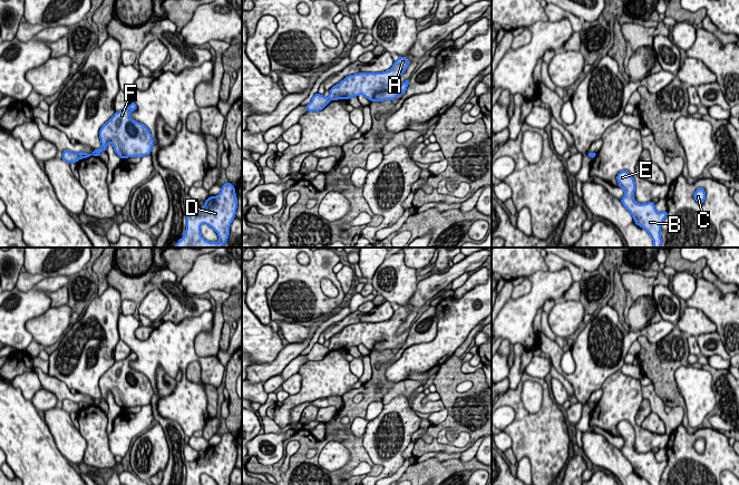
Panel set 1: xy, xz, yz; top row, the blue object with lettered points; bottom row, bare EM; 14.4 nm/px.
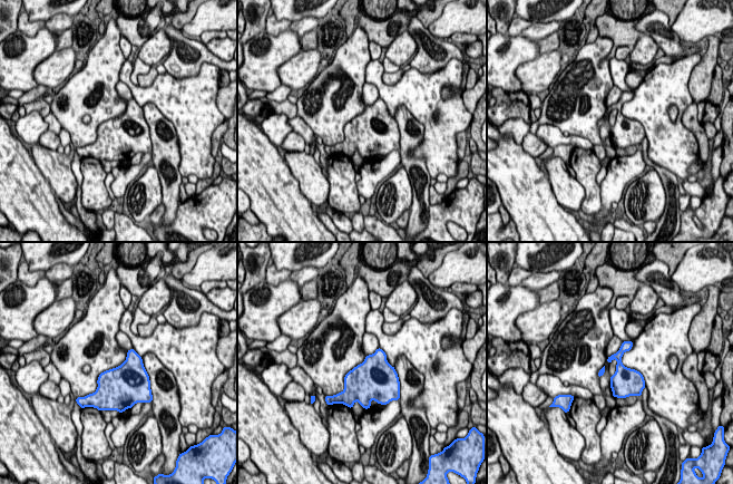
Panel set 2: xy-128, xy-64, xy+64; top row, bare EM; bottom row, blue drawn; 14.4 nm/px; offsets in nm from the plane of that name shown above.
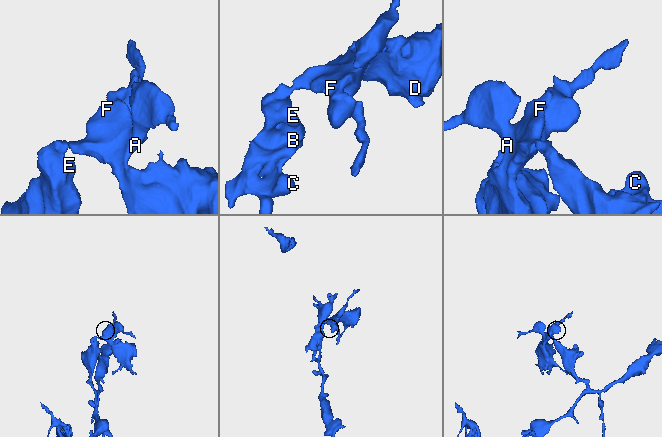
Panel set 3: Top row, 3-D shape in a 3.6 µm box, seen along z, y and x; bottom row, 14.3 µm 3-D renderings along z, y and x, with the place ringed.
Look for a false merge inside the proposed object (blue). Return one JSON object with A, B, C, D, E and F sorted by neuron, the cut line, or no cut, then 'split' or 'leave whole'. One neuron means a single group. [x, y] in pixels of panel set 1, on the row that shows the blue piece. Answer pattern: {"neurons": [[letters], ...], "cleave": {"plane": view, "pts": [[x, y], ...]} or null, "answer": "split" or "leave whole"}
{"neurons": [["A", "D", "F"], ["B", "C", "E"]], "cleave": {"plane": "xy", "pts": [[77, 153], [79, 157]]}, "answer": "split"}

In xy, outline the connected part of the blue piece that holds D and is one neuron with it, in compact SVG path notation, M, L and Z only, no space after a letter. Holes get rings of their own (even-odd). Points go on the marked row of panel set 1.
M231 182L222 185L216 196L210 196L203 208L186 212L185 234L174 248L222 248L230 235L230 226L235 219L237 196ZM201 225L212 227L218 236L217 242L210 242L202 236Z

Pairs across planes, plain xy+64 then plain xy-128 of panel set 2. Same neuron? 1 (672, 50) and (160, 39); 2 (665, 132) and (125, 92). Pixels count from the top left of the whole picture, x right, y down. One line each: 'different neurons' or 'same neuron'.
1: different neurons
2: different neurons

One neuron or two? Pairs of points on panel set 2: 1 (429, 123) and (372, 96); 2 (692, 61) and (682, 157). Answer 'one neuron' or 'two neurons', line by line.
1: two neurons
2: one neuron

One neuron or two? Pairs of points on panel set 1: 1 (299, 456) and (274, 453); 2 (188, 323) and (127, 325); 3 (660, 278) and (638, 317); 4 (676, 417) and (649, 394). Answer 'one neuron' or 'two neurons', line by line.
1: two neurons
2: one neuron
3: one neuron
4: one neuron

